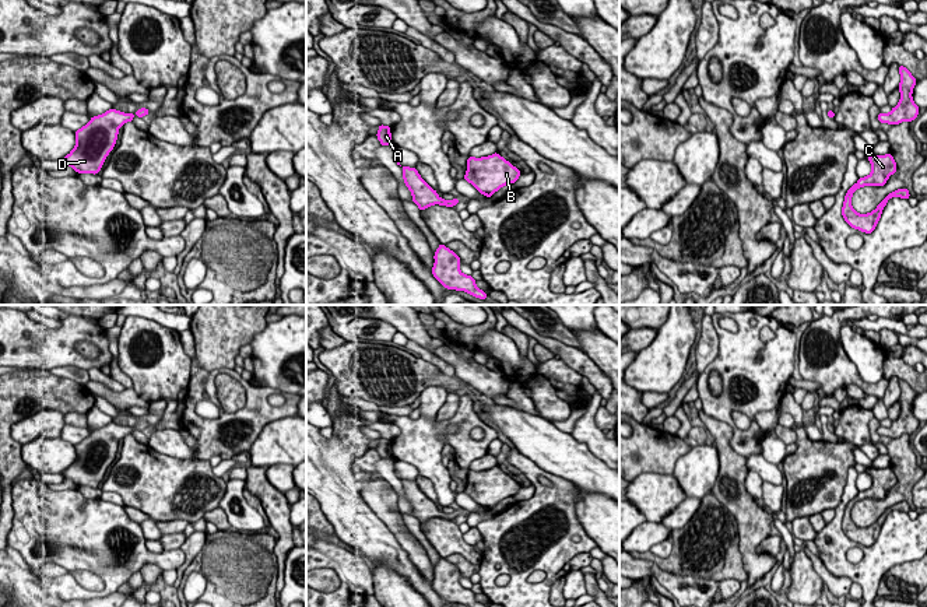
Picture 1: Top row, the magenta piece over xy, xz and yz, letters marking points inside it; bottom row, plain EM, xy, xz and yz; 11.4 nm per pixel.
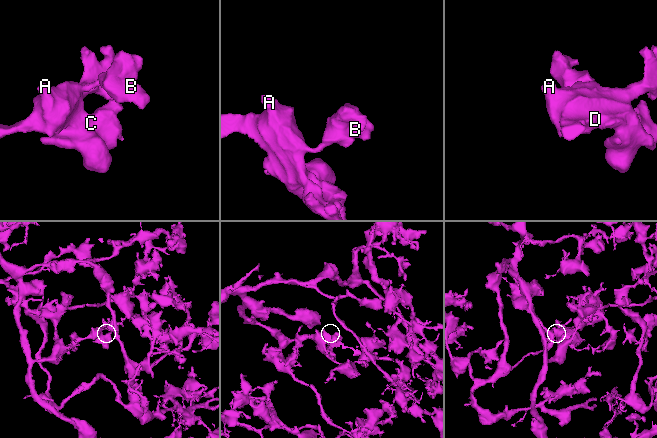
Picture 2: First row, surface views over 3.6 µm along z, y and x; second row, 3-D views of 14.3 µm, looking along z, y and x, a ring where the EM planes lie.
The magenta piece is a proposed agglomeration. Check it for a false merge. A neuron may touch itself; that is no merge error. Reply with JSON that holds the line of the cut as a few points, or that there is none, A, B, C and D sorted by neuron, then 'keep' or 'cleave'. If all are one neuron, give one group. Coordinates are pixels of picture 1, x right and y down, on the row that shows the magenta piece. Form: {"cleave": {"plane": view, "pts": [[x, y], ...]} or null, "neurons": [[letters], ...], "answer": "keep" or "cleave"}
{"cleave": null, "neurons": [["A", "B", "C", "D"]], "answer": "keep"}

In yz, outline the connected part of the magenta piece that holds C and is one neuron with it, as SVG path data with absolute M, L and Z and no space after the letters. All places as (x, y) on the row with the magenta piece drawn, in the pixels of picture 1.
M891 154L886 155L868 155L867 159L871 162L872 171L868 176L860 178L856 185L853 185L846 196L845 196L845 203L842 208L842 215L845 221L854 229L863 231L865 234L871 234L879 218L881 213L888 203L891 197L902 197L902 199L909 199L909 190L907 189L898 189L888 196L878 204L878 207L868 213L868 214L858 214L853 207L851 207L851 196L856 189L863 187L863 186L884 186L888 180L888 178L896 172L896 162Z

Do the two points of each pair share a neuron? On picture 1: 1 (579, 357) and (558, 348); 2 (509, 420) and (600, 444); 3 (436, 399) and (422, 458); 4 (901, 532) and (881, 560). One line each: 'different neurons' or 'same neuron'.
1: same neuron
2: different neurons
3: different neurons
4: same neuron

